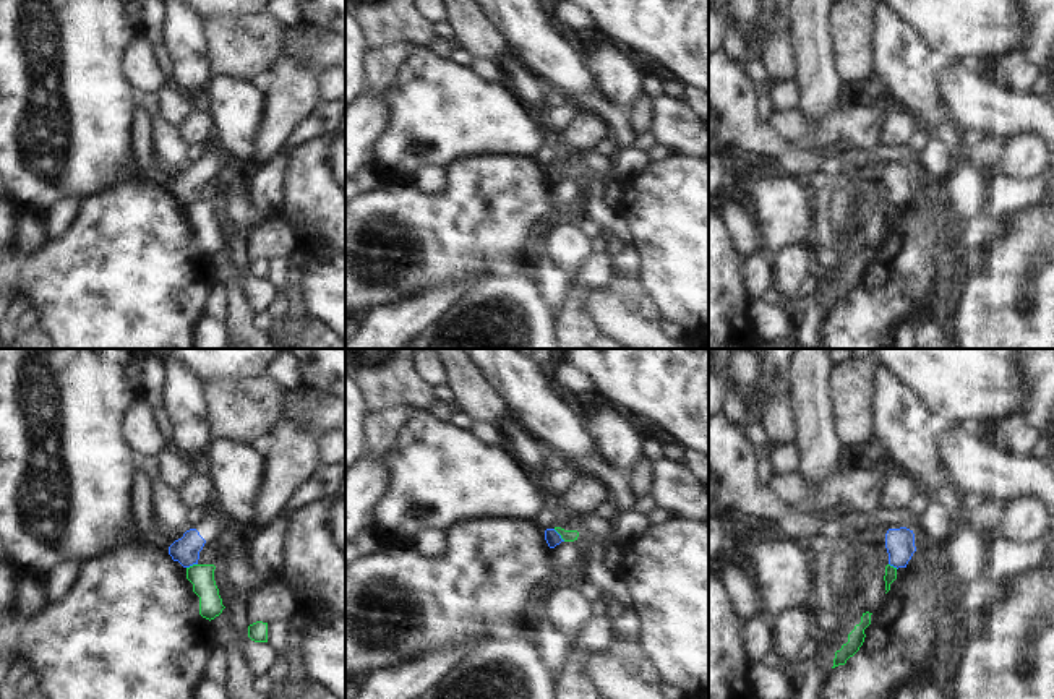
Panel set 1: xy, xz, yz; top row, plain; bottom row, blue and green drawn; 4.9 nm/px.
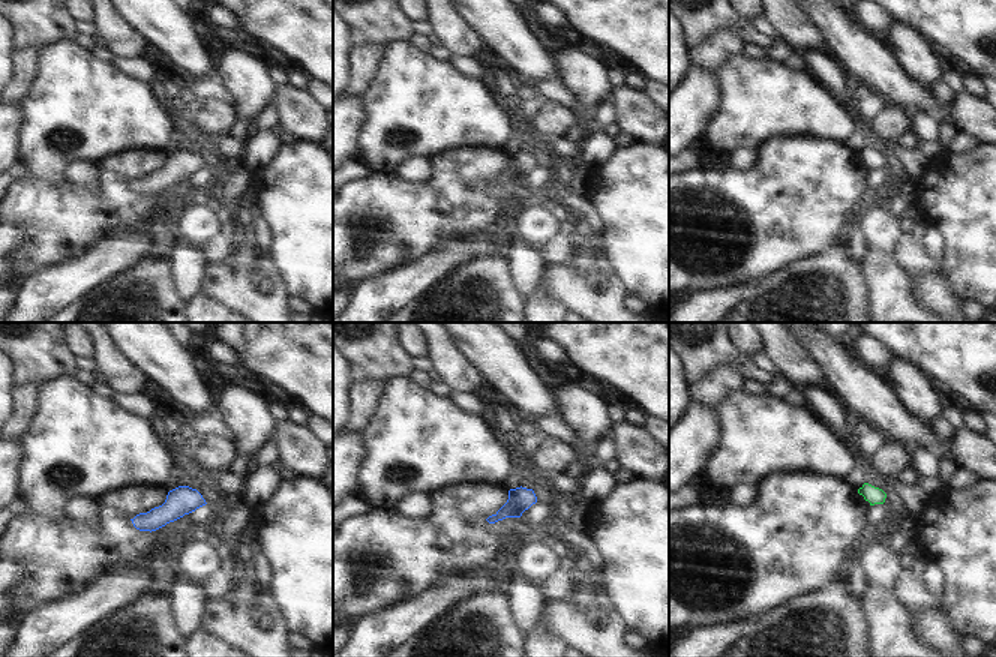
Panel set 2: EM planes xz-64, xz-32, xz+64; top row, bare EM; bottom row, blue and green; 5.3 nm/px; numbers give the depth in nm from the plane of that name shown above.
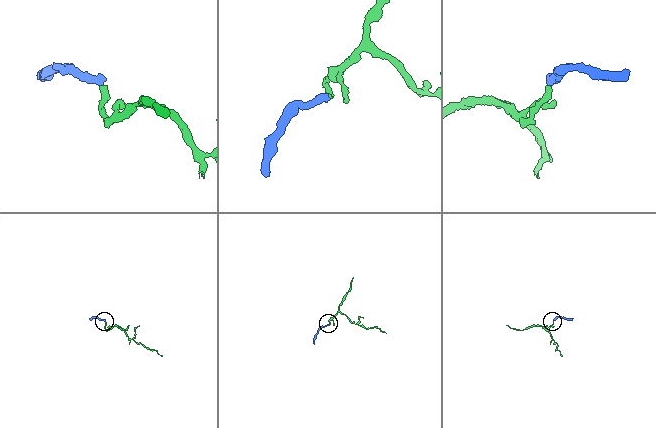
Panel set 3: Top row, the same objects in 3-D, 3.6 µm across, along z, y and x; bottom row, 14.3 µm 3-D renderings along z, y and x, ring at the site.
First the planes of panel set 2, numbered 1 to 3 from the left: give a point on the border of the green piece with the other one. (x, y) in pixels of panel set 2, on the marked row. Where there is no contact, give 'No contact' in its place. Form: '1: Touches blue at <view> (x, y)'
1: No contact
2: No contact
3: No contact.

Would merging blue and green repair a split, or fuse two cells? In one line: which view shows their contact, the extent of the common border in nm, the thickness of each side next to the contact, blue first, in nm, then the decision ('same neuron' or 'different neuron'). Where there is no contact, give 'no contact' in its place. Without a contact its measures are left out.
xz | 90 nm | 70/60 nm | different neuron

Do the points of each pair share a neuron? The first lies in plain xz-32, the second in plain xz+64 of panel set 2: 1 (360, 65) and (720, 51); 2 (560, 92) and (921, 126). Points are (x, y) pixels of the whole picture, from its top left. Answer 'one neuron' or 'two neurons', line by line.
1: one neuron
2: one neuron

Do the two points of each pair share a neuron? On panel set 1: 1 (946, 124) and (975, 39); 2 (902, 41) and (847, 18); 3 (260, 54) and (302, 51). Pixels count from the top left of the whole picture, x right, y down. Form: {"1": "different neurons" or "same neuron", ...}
{"1": "different neurons", "2": "different neurons", "3": "different neurons"}

